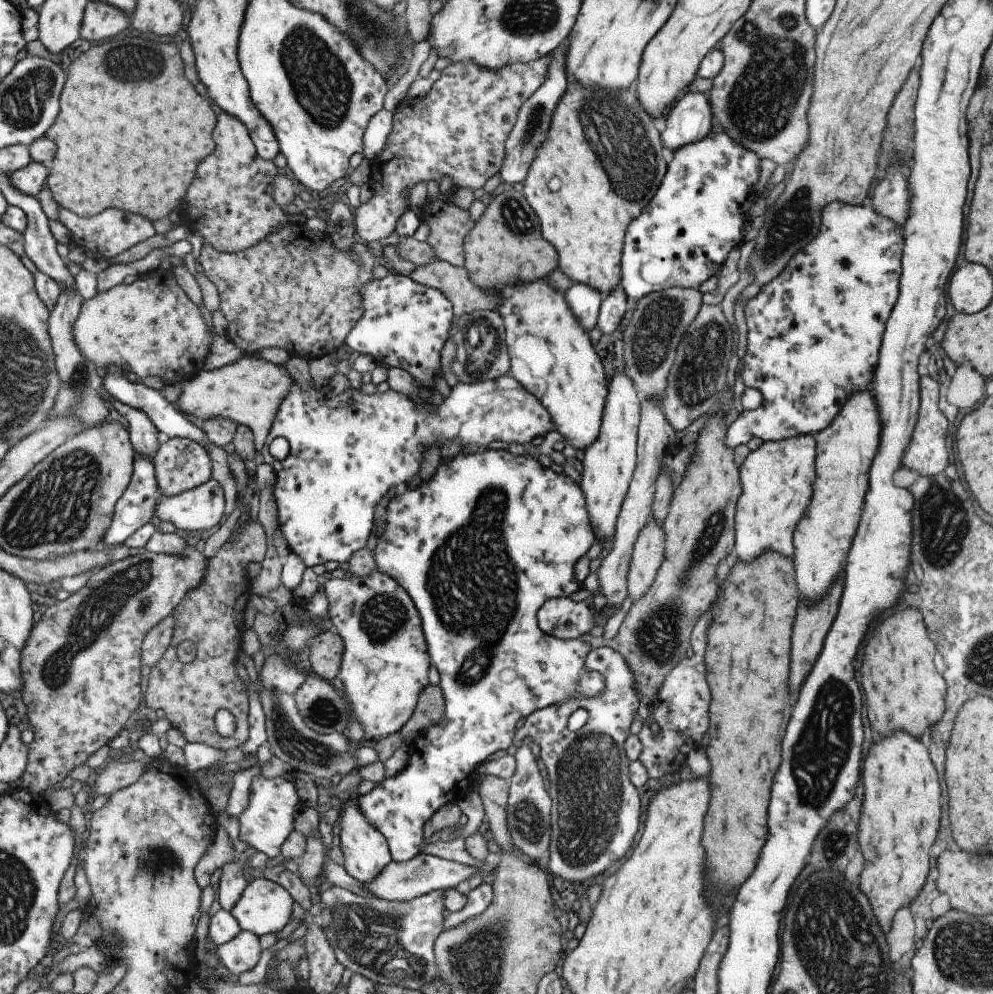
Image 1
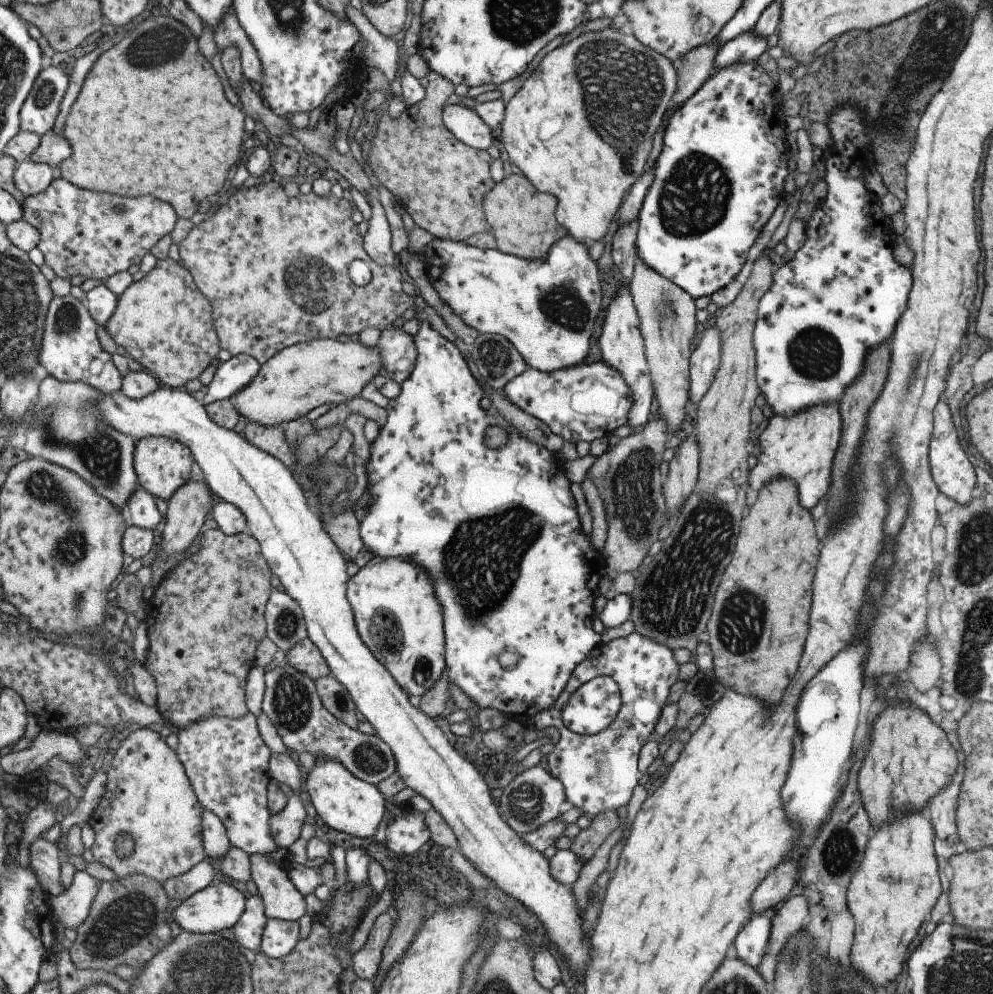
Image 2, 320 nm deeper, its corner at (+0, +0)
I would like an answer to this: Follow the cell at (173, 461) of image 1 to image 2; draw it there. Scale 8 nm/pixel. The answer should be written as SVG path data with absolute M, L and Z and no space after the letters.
M143 437L134 443L132 467L139 486L153 497L165 502L177 488L196 472L190 450L176 440L167 437Z

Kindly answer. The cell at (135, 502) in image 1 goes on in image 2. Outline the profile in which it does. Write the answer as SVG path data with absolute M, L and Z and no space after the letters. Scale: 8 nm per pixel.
M239 353L217 365L214 376L207 385L207 392L201 403L203 406L236 395L257 376L260 364L252 356Z

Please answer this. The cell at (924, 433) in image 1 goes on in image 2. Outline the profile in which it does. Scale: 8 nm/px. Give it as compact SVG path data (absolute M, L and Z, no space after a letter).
M937 402L935 410L933 410L933 436L931 436L931 442L929 442L929 466L931 466L933 482L943 496L951 498L956 504L960 505L971 502L971 489L975 486L973 466L969 464L965 452L961 450L961 446L957 442L957 434L955 434L947 404L943 404L943 402Z

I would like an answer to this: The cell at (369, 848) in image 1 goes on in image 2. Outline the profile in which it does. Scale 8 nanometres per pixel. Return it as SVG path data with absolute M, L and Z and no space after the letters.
M317 755L313 767L306 773L305 788L317 816L333 830L357 838L373 835L385 812L385 801L376 785L355 778L337 759Z

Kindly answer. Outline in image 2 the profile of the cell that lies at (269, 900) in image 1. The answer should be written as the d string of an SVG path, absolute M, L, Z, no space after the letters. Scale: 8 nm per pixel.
M226 882L209 884L189 898L172 906L172 917L176 931L187 931L188 933L219 933L223 928L232 927L244 909L246 899L243 894Z

